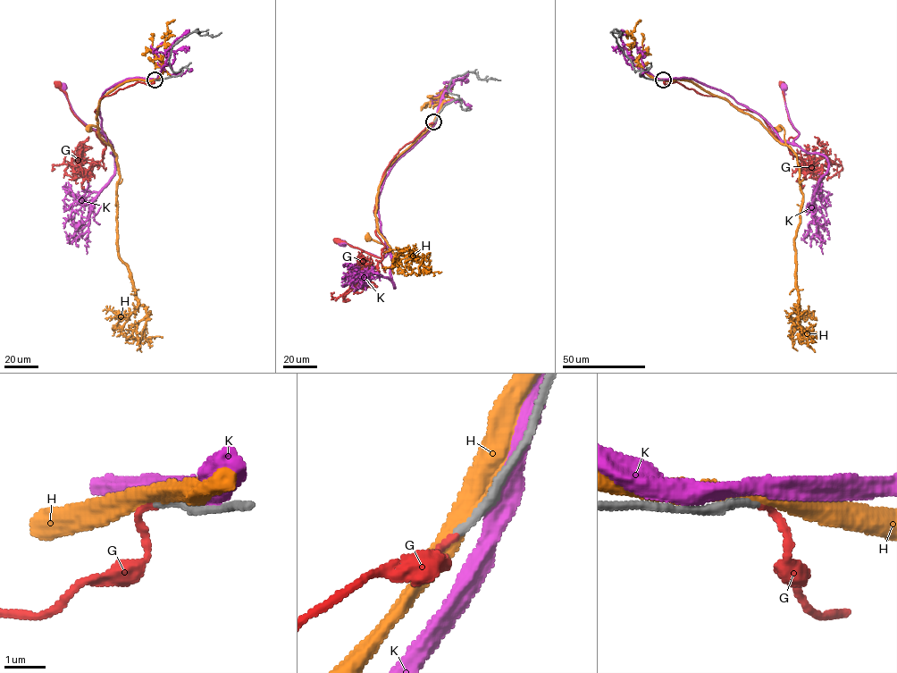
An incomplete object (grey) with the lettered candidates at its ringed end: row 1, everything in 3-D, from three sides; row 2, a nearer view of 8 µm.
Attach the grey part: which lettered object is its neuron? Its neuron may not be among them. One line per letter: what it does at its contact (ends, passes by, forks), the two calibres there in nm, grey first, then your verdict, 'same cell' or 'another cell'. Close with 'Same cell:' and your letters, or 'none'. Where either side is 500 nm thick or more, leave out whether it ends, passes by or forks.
G: it ends; calibres 190 and 150 nm; same cell
H: it passes by; calibres 280 and 440 nm; another cell
K: it passes by; calibres 200 and 460 nm; another cell
Same cell: G

